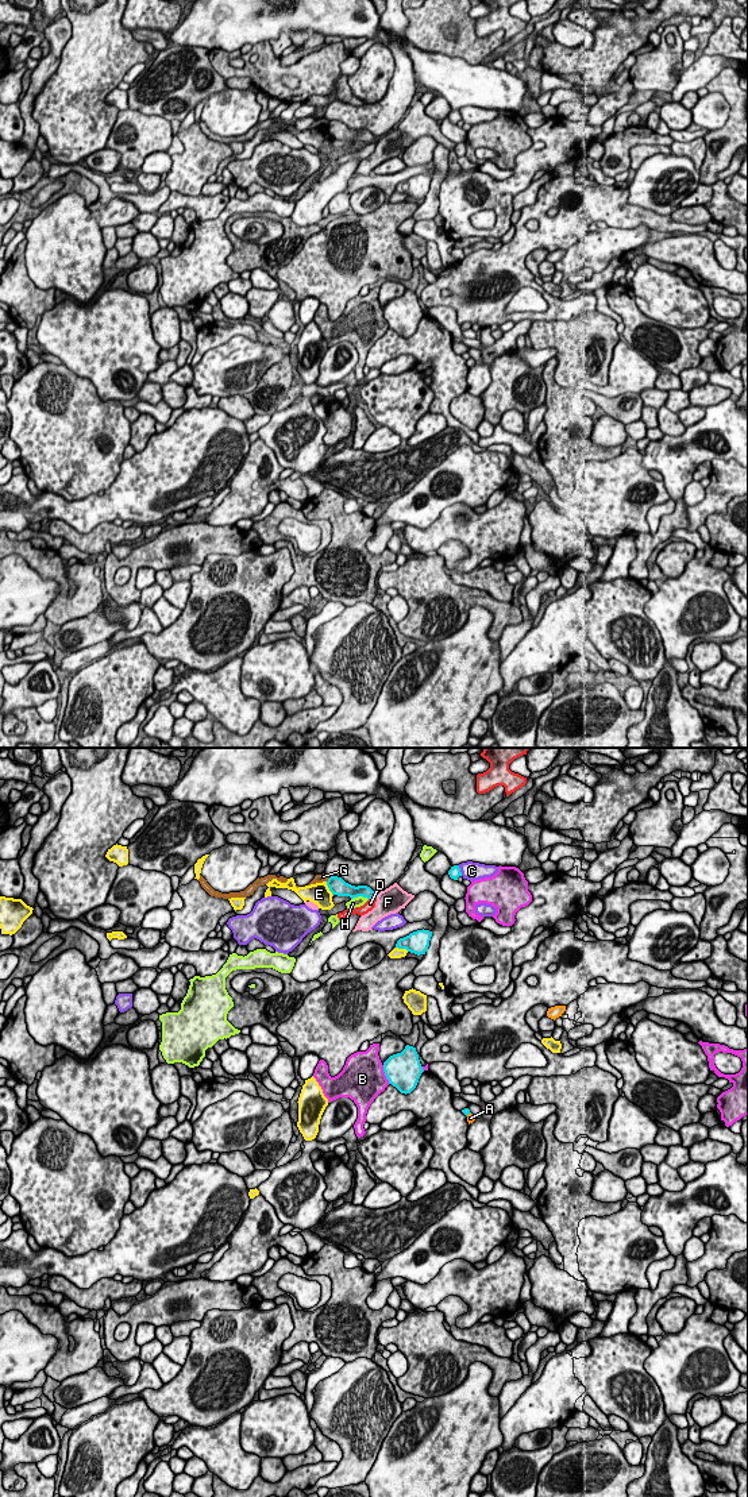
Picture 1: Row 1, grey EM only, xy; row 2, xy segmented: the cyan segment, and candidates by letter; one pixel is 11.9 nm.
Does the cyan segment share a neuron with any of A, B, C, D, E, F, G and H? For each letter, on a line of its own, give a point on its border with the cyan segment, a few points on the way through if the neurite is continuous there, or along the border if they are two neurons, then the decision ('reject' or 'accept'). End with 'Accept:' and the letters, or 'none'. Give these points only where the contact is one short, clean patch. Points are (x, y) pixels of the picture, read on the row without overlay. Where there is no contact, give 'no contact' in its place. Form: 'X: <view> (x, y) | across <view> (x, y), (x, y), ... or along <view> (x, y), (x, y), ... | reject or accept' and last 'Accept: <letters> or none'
A: xy (467, 358) | reject
B: xy (385, 319) | reject
C: xy (459, 115) | reject
D: xy (371, 141) | reject
E: xy (328, 131) | reject
F: xy (377, 139) | reject
G: xy (328, 124) | along xy (330, 122), (327, 126) | reject
H: xy (359, 139) | reject
Accept: none

